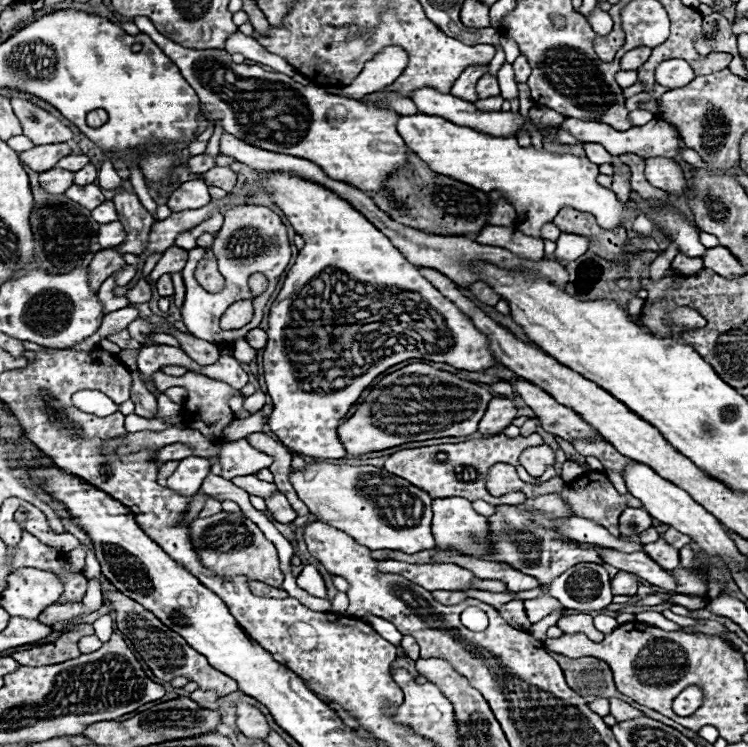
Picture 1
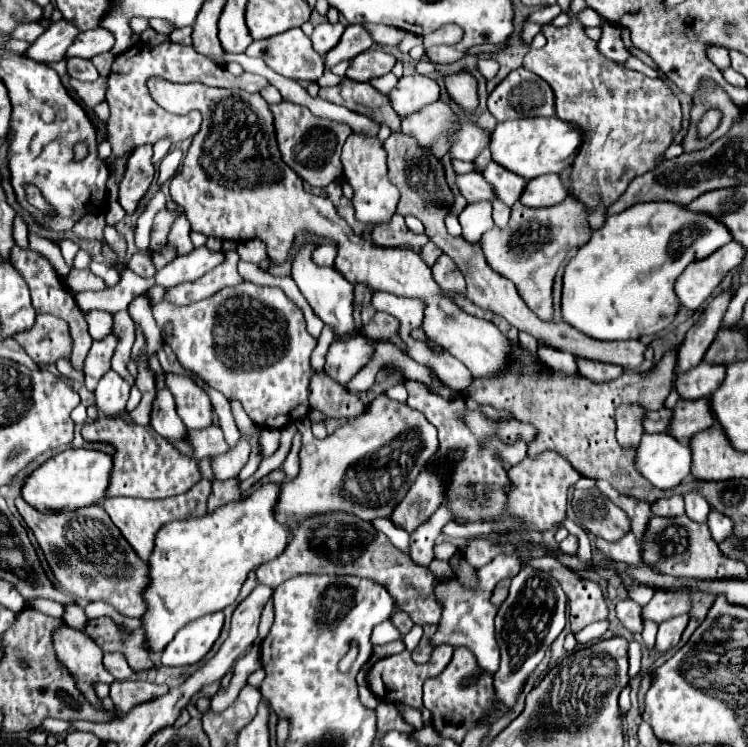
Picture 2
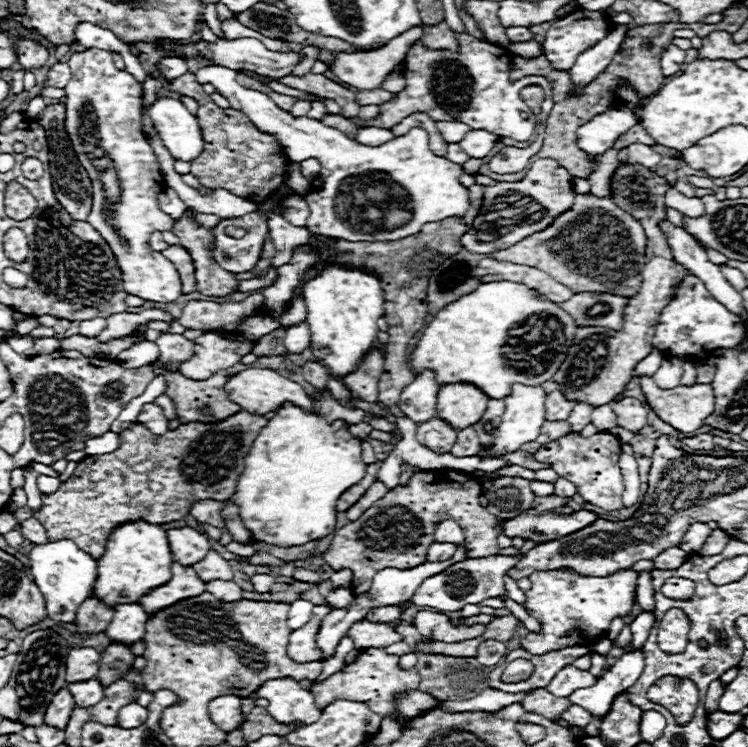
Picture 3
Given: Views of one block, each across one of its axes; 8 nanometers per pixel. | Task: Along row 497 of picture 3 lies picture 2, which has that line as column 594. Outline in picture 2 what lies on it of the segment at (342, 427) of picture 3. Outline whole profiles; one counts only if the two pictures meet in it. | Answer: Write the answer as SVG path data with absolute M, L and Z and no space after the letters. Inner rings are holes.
M672 202L634 204L628 210L610 216L606 224L596 230L566 264L562 286L562 318L578 332L602 342L630 338L638 340L644 334L656 334L674 320L680 308L680 302L674 294L674 280L690 262L706 258L730 240L730 232L706 214L684 210L684 206L676 206Z

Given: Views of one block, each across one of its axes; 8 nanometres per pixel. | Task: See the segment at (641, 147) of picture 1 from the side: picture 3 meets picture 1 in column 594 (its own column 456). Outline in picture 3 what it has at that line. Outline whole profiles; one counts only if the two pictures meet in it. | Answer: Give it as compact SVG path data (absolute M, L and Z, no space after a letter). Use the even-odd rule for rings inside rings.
M436 122L436 126L444 139L444 142L448 144L456 144L462 140L462 136L466 136L466 132L470 132L470 128L462 122Z

